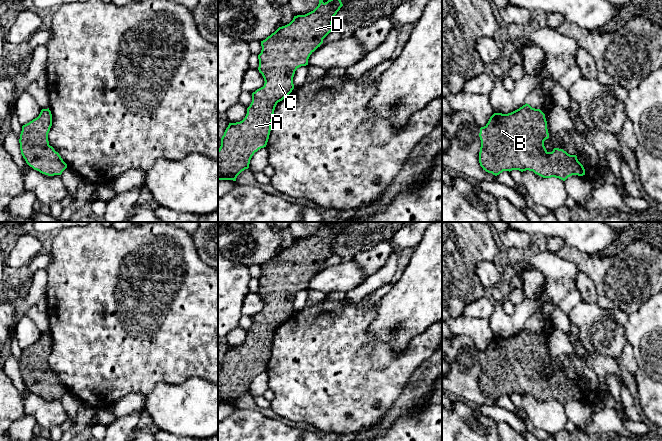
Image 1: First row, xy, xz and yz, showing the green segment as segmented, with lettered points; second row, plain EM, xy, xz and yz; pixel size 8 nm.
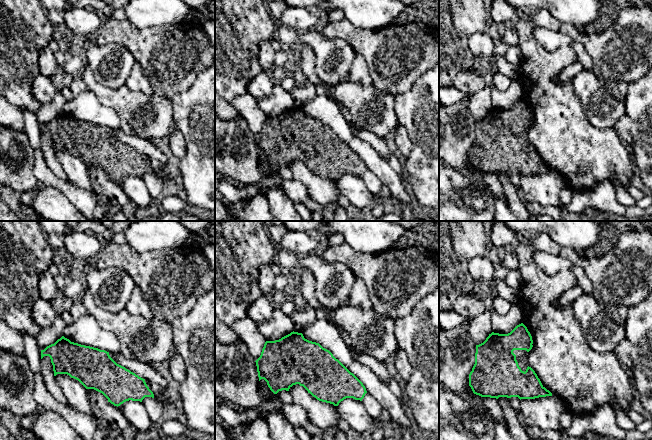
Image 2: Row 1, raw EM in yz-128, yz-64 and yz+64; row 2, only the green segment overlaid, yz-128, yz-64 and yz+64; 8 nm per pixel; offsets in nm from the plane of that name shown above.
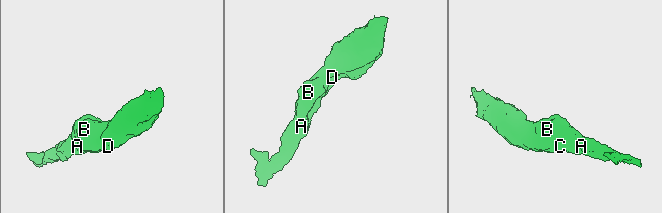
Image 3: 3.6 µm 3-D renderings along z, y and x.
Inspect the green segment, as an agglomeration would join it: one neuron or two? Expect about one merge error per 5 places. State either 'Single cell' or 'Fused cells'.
Single cell

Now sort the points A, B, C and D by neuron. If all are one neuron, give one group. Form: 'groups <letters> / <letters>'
groups A B C D

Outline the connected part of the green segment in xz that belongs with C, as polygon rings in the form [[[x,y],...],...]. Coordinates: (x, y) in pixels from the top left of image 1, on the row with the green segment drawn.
[[[319,0],[318,6],[305,15],[294,16],[293,20],[261,41],[262,50],[258,55],[258,70],[264,78],[264,86],[252,93],[252,102],[247,108],[245,118],[236,123],[229,123],[221,138],[218,149],[218,180],[236,181],[237,176],[249,168],[255,152],[266,147],[278,102],[287,97],[294,89],[295,71],[308,65],[310,55],[323,43],[323,39],[333,30],[334,16],[343,6],[341,0]]]

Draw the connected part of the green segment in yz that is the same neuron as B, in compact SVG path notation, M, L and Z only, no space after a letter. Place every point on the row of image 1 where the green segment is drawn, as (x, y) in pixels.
M527 103L508 114L494 113L488 123L480 128L479 137L480 166L495 176L512 170L529 170L543 178L555 177L563 181L572 175L585 175L585 169L576 155L570 155L559 148L554 148L552 152L546 150L544 141L549 138L549 133L545 114Z

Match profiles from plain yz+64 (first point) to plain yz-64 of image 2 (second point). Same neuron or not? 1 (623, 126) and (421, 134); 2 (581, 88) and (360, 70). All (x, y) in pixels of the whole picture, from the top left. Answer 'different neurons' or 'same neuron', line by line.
1: different neurons
2: different neurons

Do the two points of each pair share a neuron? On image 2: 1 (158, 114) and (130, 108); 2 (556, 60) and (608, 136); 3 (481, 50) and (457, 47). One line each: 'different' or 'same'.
1: same
2: same
3: different

